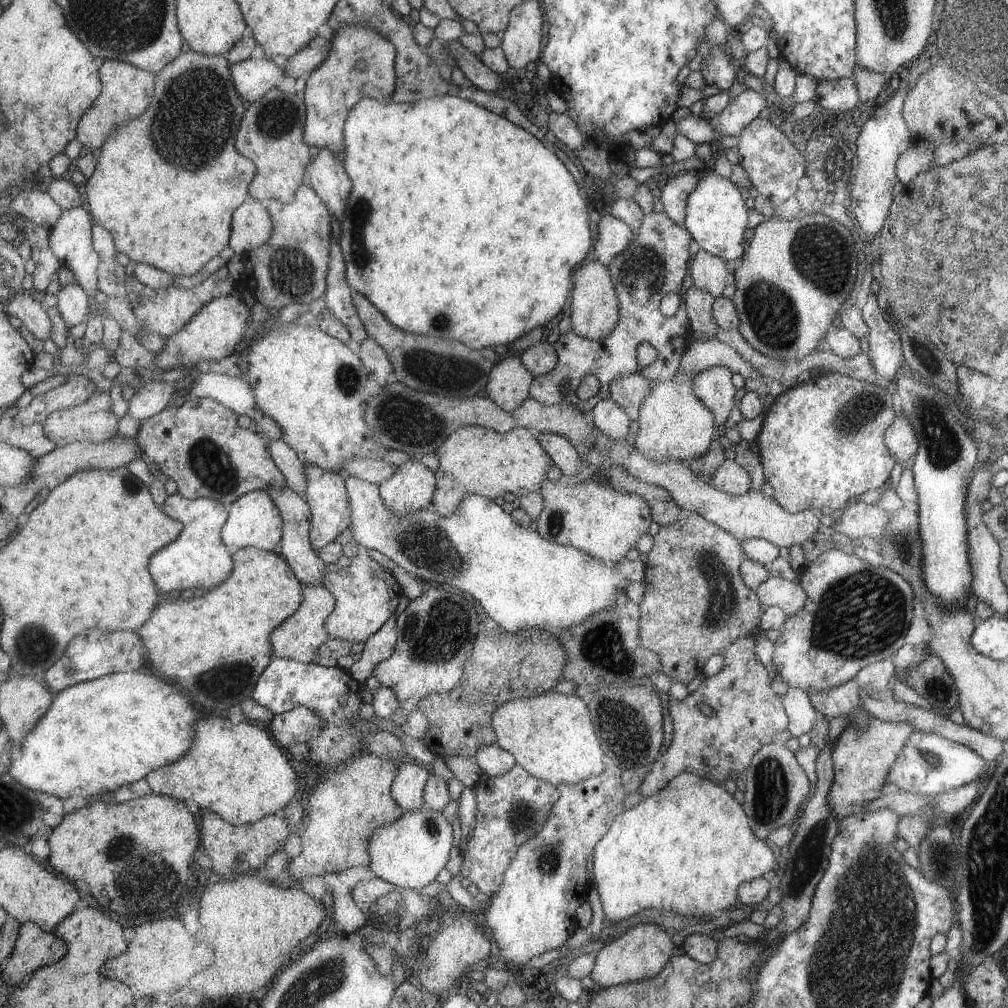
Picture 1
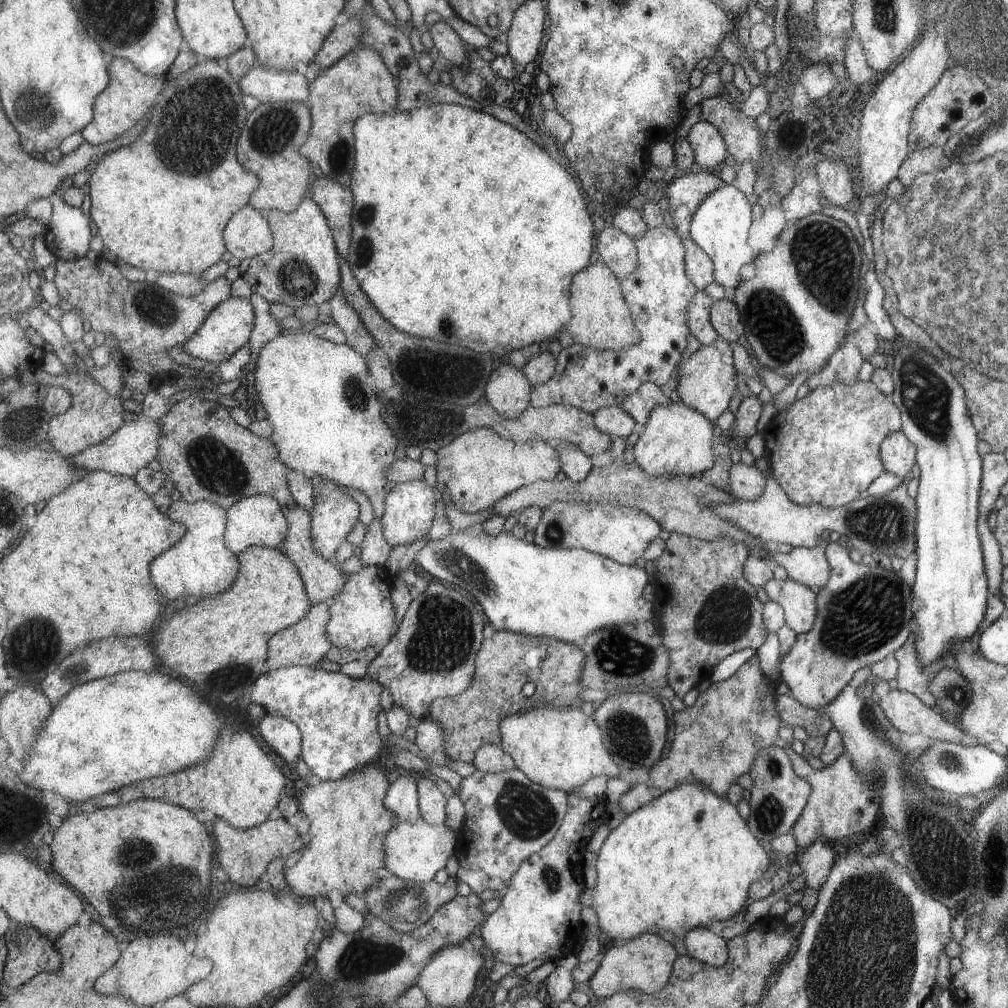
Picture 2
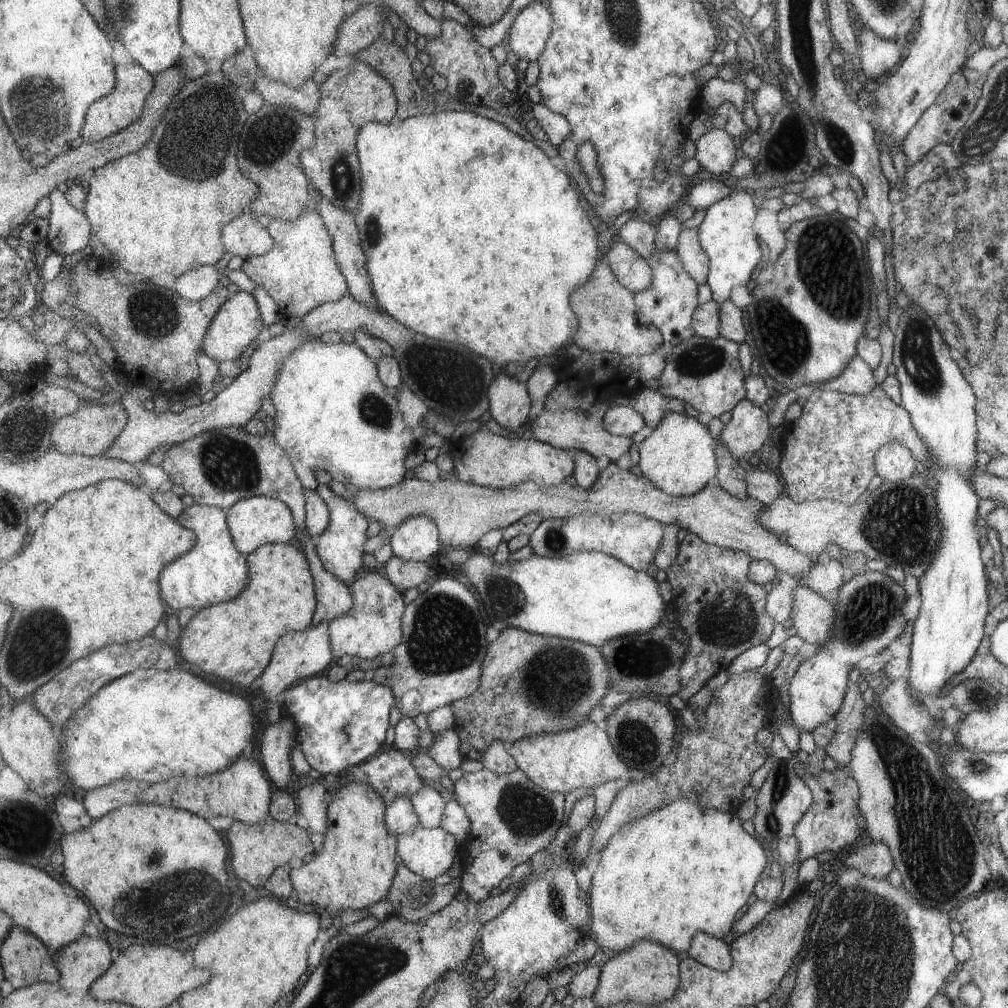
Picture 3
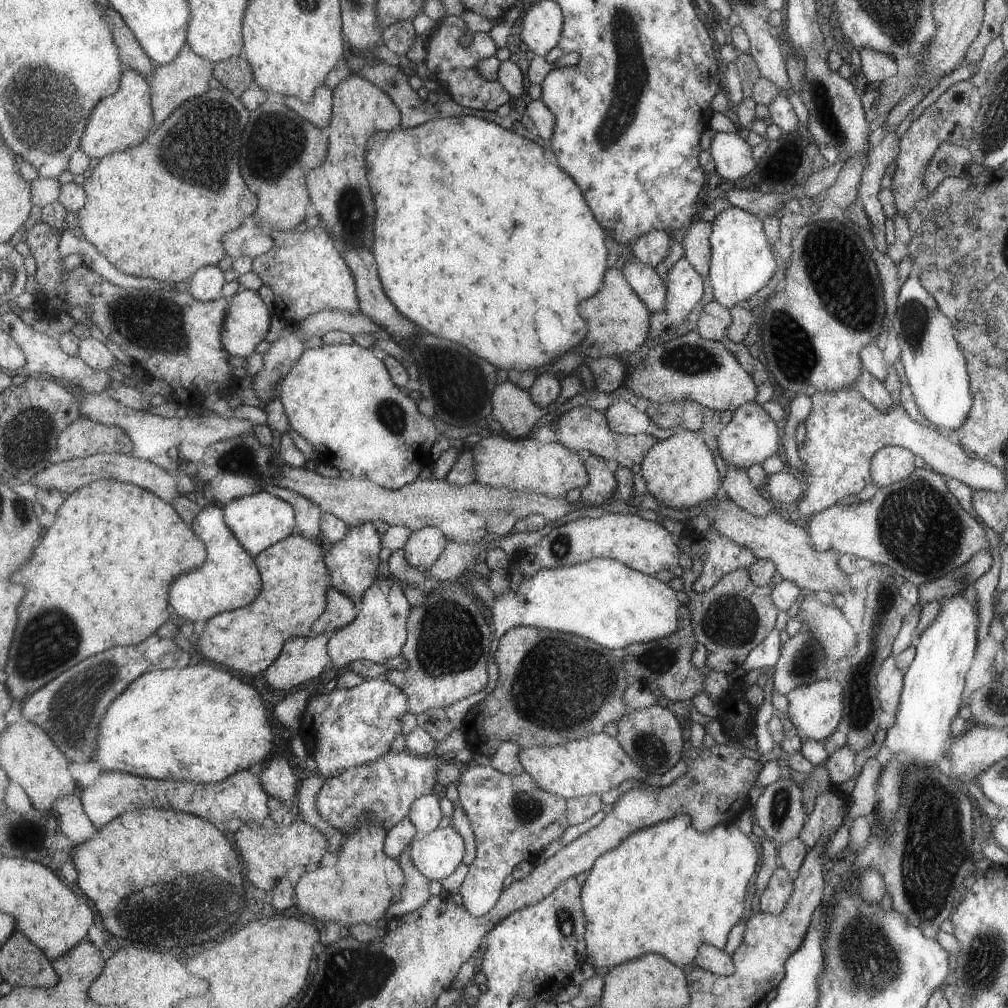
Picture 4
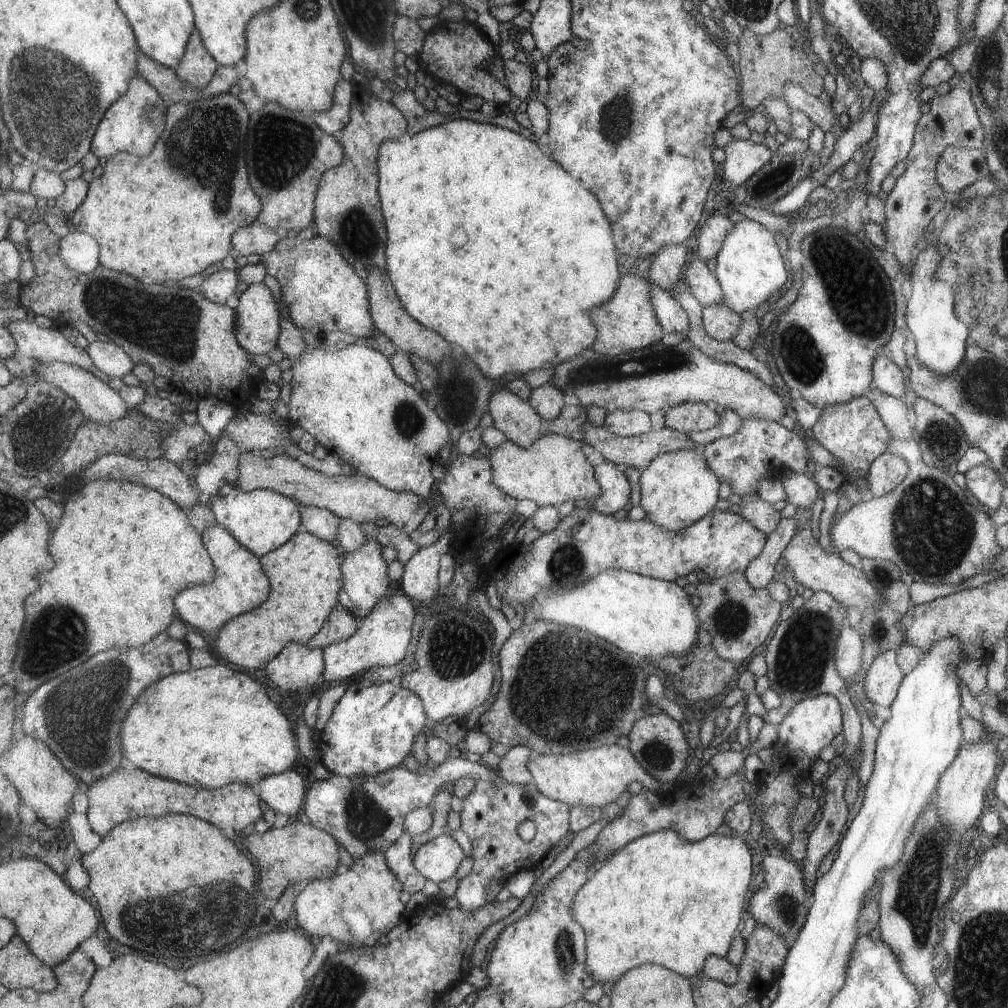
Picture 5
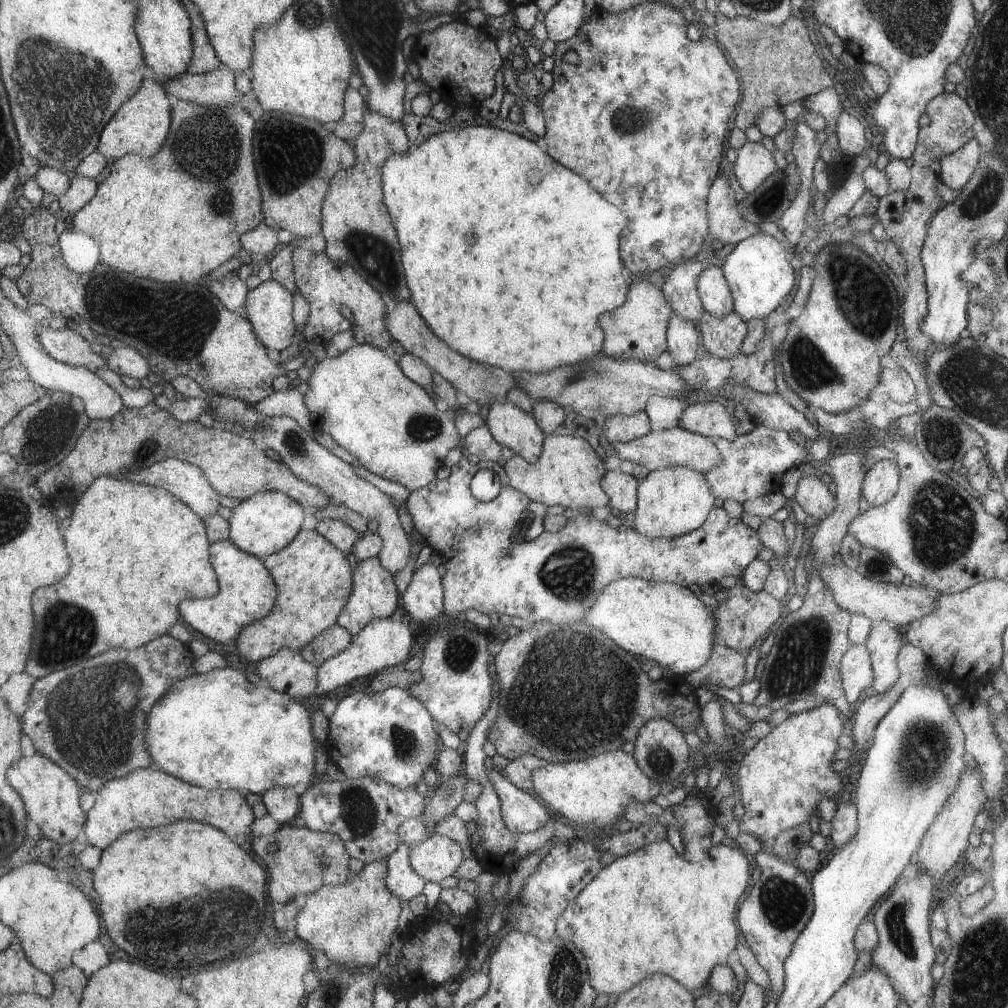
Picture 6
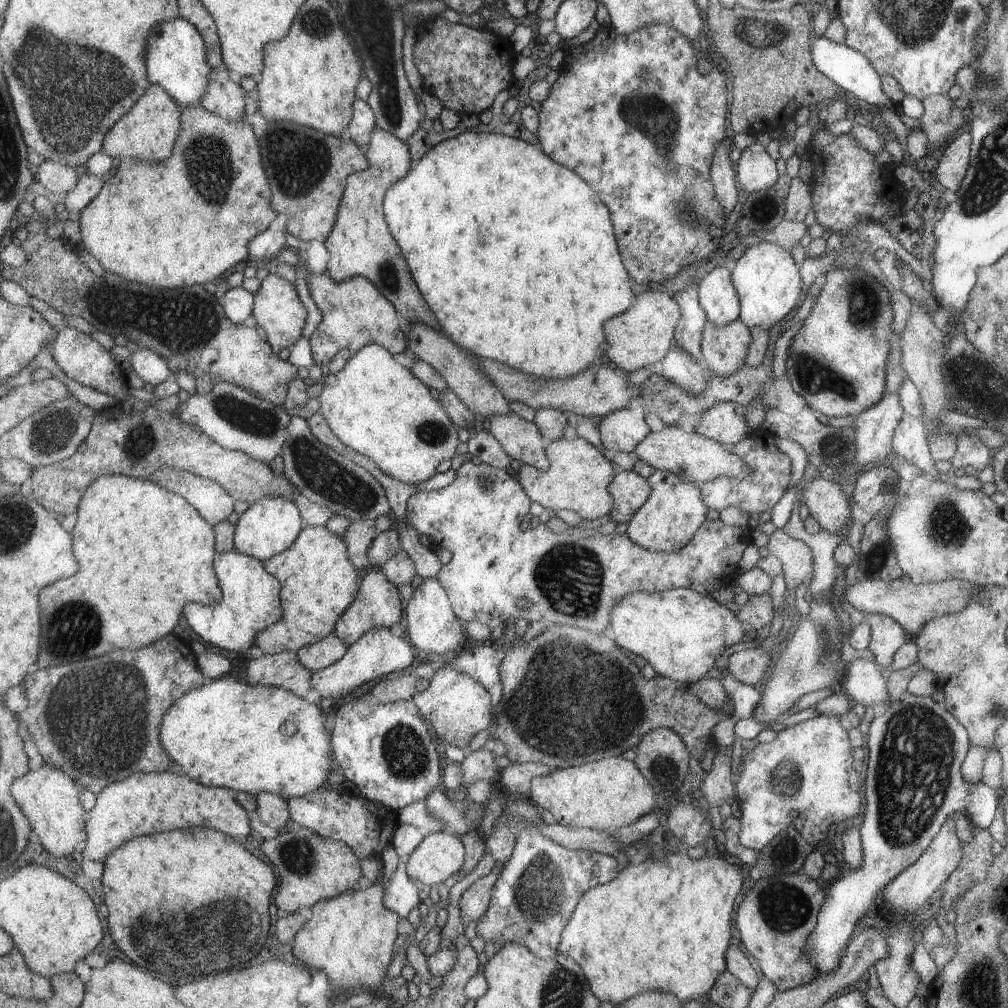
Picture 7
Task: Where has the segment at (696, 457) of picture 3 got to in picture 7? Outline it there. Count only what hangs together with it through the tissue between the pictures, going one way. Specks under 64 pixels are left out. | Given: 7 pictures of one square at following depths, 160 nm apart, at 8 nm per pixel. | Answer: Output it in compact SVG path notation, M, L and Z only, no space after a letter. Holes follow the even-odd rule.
M660 469L646 479L649 483L649 497L639 511L628 521L624 533L629 540L656 552L677 552L696 535L697 528L706 520L704 501L701 500L701 490L693 482L679 480L675 474Z

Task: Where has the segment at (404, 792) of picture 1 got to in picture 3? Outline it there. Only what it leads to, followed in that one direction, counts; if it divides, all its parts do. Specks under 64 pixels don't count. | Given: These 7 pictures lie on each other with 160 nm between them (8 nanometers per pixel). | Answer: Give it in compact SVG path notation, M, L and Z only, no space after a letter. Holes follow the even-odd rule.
M399 796L395 802L386 804L386 824L392 834L413 834L420 827L412 798Z

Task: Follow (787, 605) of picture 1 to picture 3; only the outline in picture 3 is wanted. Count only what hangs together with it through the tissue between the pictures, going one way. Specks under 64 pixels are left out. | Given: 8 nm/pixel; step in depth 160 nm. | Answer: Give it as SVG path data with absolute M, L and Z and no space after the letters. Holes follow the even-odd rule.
M800 585L791 592L792 632L811 644L825 644L833 624L833 606L819 594Z

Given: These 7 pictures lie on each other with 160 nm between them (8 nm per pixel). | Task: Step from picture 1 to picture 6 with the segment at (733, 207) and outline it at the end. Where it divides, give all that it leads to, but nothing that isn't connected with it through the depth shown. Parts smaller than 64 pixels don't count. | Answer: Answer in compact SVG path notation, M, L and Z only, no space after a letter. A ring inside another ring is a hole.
M757 233L743 240L726 255L722 266L733 296L734 310L745 322L749 319L764 319L779 302L789 294L795 276L789 266L787 252L771 235Z

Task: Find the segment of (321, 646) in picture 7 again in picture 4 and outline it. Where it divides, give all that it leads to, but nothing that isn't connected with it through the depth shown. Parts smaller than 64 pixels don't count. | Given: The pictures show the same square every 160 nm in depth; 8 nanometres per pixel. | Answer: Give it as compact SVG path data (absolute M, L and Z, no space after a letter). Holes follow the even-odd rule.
M333 586L329 588L327 607L320 620L313 624L312 636L319 636L323 632L335 633L357 619L357 608L354 601L347 594Z

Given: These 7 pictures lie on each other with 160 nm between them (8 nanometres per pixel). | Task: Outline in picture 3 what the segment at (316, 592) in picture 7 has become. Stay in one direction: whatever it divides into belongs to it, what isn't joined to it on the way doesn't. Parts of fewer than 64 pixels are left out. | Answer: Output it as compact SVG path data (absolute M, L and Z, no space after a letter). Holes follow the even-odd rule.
M296 542L292 544L265 544L248 555L249 584L247 588L229 602L205 606L197 610L191 620L180 630L174 643L182 660L182 665L193 665L203 672L217 676L241 688L249 688L267 670L277 642L289 632L305 631L313 625L317 611L315 581L307 556L301 552Z

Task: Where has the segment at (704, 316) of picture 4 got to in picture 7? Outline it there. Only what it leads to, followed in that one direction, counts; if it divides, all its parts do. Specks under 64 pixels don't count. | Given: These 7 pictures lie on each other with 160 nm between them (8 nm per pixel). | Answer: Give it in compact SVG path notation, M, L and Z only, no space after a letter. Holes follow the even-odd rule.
M739 318L725 326L706 320L700 339L701 356L717 376L729 376L744 364L751 330Z

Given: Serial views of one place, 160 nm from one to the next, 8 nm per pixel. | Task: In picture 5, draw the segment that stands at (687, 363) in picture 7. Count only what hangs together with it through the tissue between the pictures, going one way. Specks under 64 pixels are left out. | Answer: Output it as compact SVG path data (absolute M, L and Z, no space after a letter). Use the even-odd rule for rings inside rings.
M649 280L646 281L650 284L650 301L664 334L679 332L683 339L687 339L688 318L685 311L667 291L651 284Z

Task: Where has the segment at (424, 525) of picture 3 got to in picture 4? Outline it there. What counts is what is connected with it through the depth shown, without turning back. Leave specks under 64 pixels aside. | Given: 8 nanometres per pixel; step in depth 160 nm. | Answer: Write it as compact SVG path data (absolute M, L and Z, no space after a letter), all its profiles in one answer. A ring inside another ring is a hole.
M439 528L415 530L405 544L405 556L411 566L421 572L429 572L439 565L448 544L447 537Z

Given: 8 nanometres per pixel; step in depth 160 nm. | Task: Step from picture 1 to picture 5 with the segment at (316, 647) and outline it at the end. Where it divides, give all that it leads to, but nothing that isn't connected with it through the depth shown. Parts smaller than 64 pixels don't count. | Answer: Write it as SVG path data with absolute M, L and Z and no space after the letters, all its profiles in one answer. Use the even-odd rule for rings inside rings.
M289 643L283 651L265 666L266 676L281 689L281 692L299 692L301 688L311 688L320 684L326 667L326 656L322 648L312 649L308 644Z

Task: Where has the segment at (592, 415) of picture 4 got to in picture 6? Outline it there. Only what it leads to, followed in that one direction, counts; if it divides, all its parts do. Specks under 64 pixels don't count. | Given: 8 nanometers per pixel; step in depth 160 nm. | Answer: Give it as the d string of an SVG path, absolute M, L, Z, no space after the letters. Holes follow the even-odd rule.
M679 426L660 431L650 430L647 435L637 437L629 442L610 444L621 461L630 460L633 464L645 466L649 471L681 465L705 474L722 462L722 456L710 437L692 433Z

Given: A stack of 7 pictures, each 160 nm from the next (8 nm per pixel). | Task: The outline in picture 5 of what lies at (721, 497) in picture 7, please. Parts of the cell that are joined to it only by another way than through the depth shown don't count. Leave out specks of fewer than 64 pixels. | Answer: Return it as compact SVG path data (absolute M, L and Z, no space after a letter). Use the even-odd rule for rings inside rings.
M745 417L737 432L730 436L720 436L703 445L704 459L710 471L721 482L730 486L730 492L741 497L740 515L744 517L753 528L768 535L778 526L779 512L771 503L766 503L755 493L757 481L760 478L771 477L773 468L779 466L784 470L793 470L794 473L809 474L807 471L807 446L804 435L787 430L775 421L766 421L755 417Z

